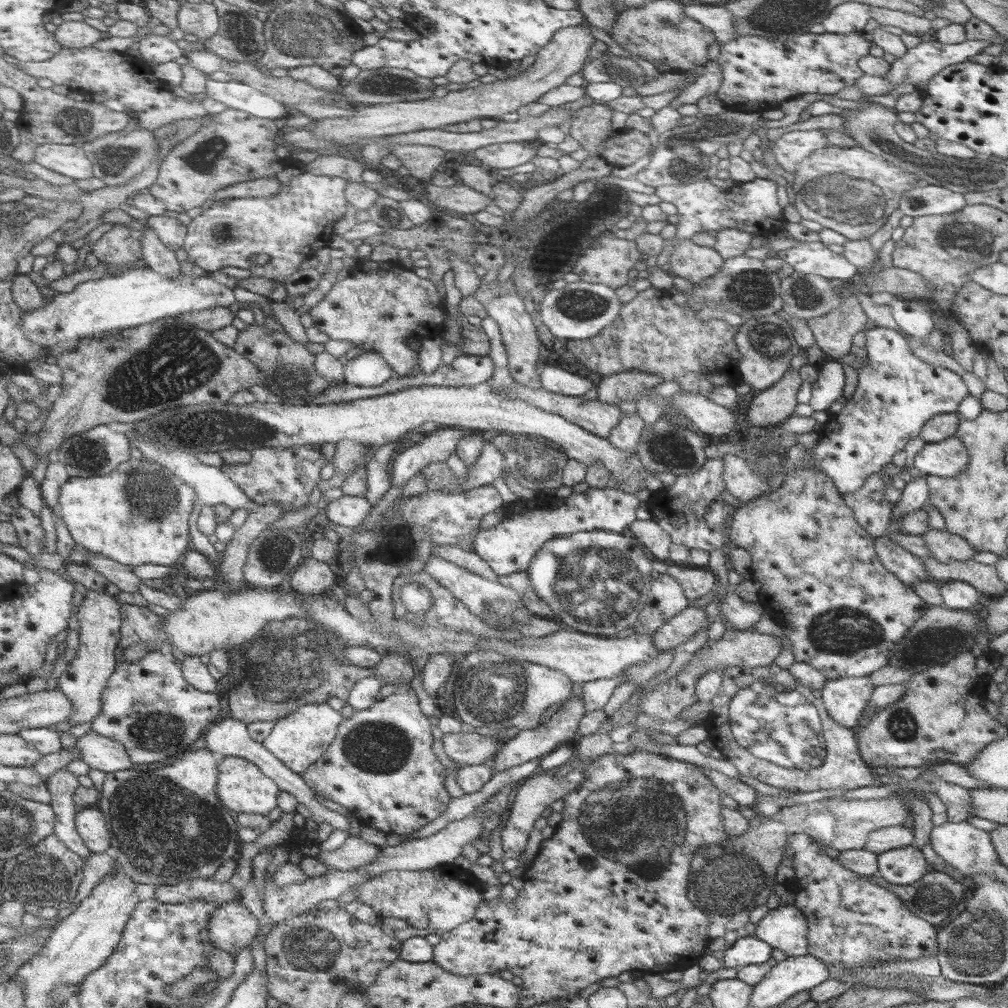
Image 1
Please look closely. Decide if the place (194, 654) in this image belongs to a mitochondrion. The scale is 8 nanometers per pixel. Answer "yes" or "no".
no

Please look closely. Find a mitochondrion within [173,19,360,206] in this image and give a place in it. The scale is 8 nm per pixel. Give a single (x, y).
(211, 156)

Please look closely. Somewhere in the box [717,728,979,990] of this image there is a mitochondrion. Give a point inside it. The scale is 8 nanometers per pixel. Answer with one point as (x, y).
(943, 899)

